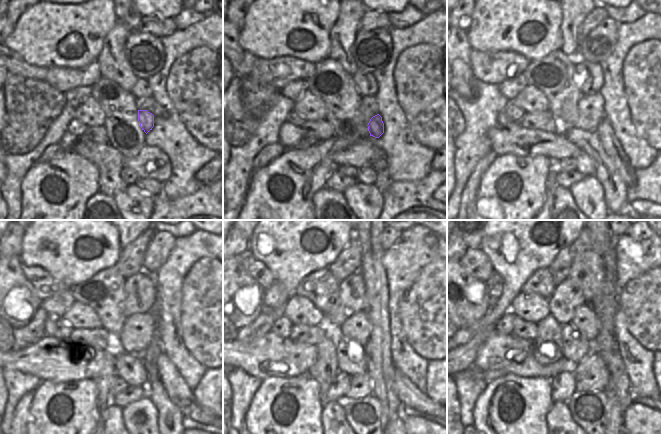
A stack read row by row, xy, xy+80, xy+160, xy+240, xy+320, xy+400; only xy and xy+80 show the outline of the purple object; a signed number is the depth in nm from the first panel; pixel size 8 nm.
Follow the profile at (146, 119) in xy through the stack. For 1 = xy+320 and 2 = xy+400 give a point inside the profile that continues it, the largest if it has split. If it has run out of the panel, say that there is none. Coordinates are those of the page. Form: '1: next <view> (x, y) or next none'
1: next xy+320 (415, 402)
2: next xy+400 (648, 402)

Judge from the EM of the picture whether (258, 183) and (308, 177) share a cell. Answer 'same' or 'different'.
same

